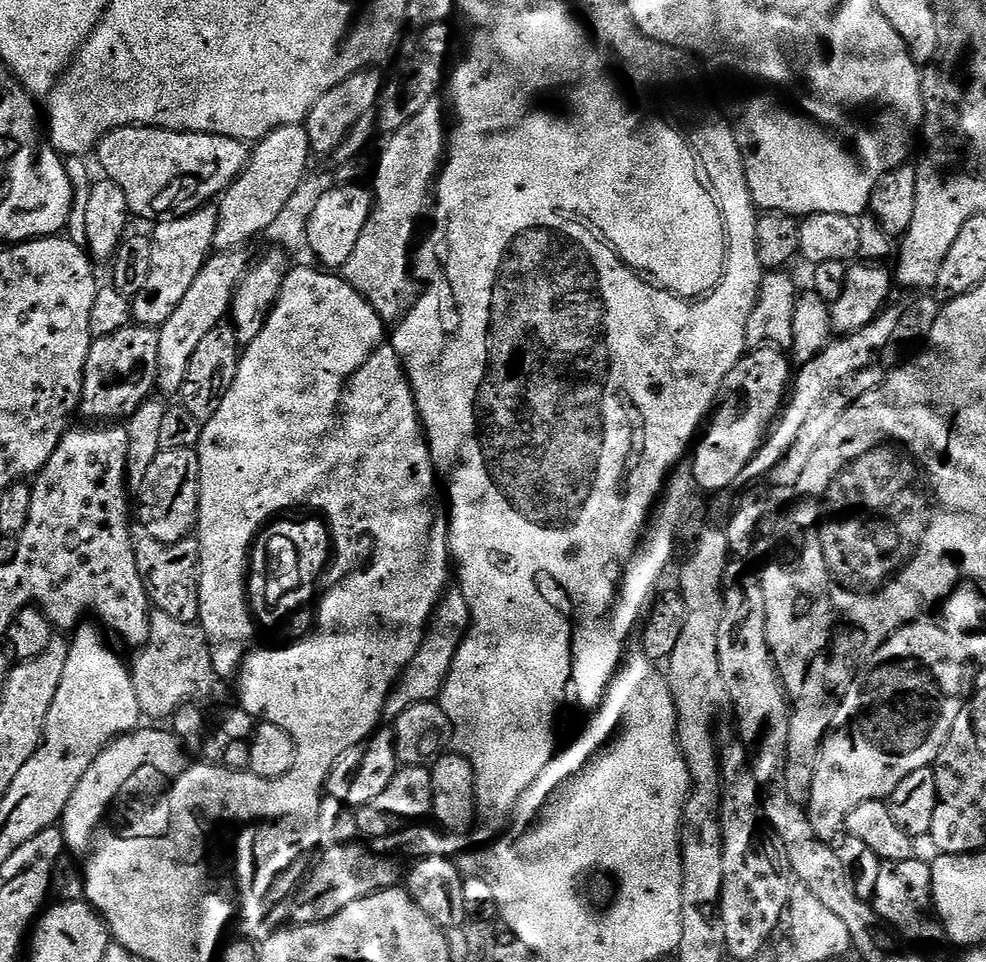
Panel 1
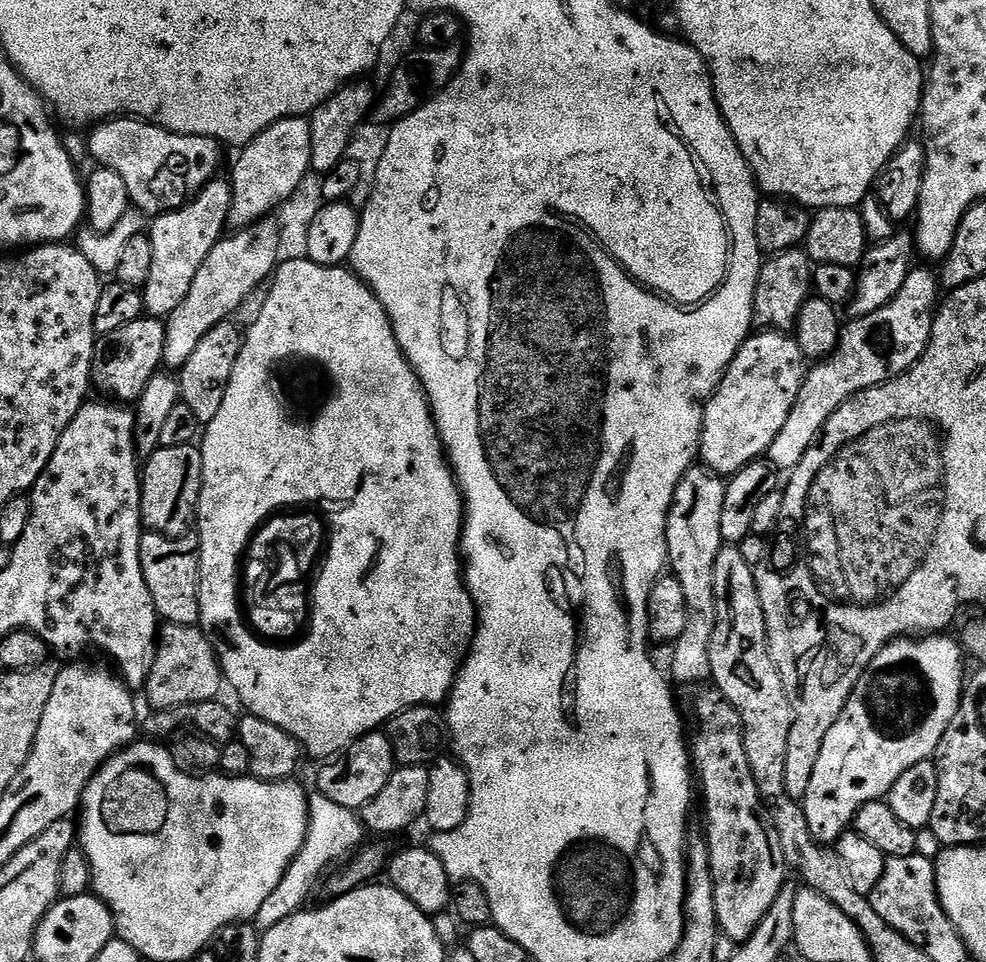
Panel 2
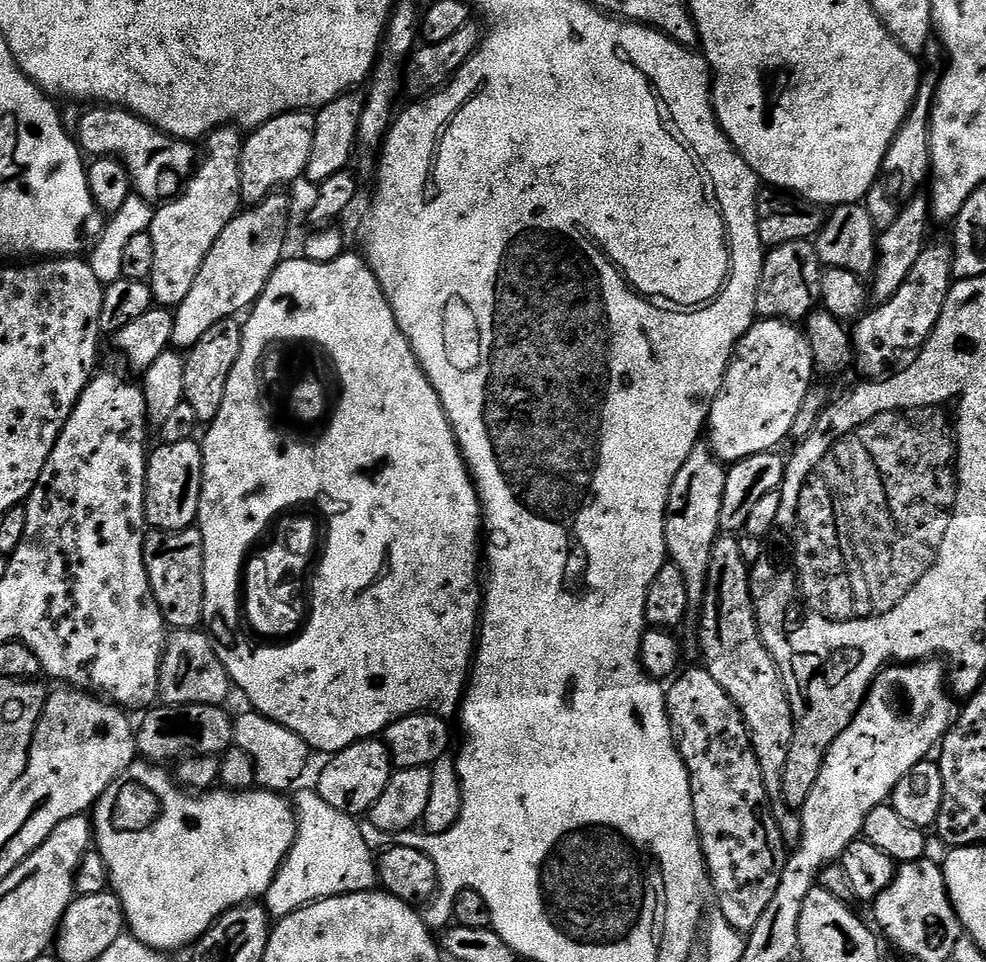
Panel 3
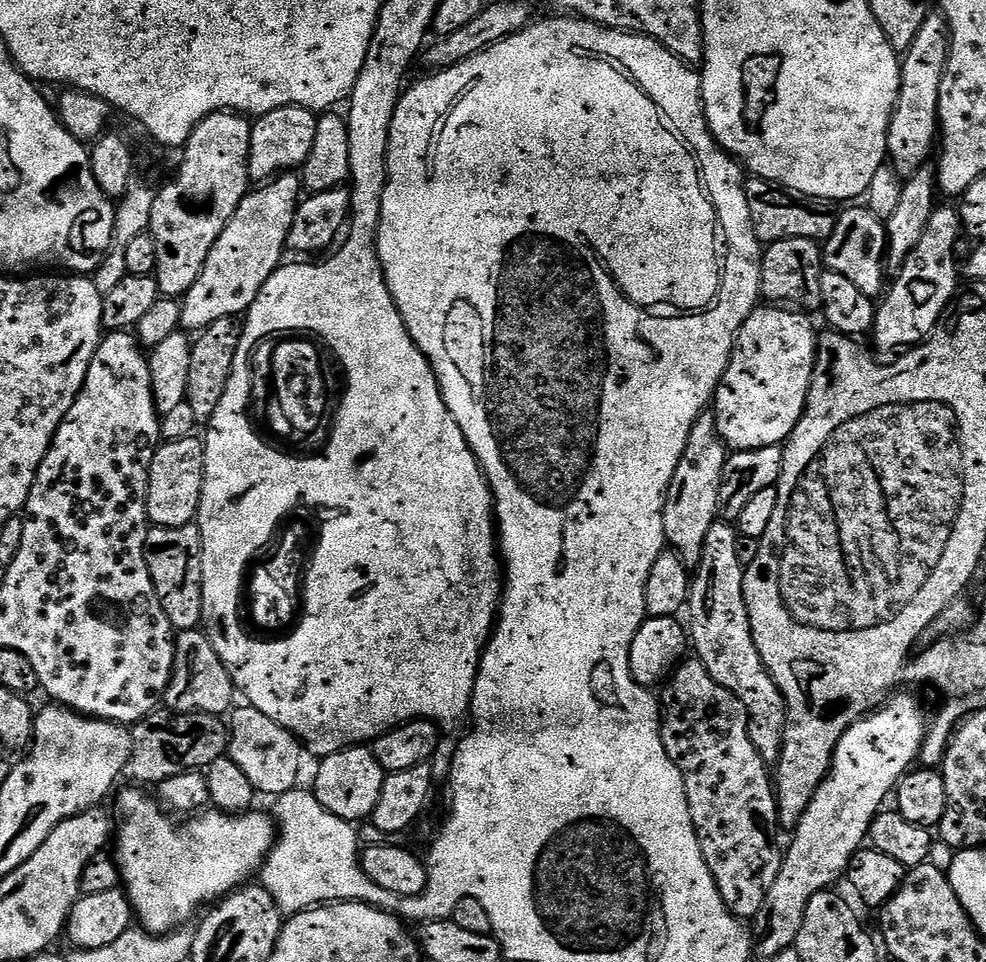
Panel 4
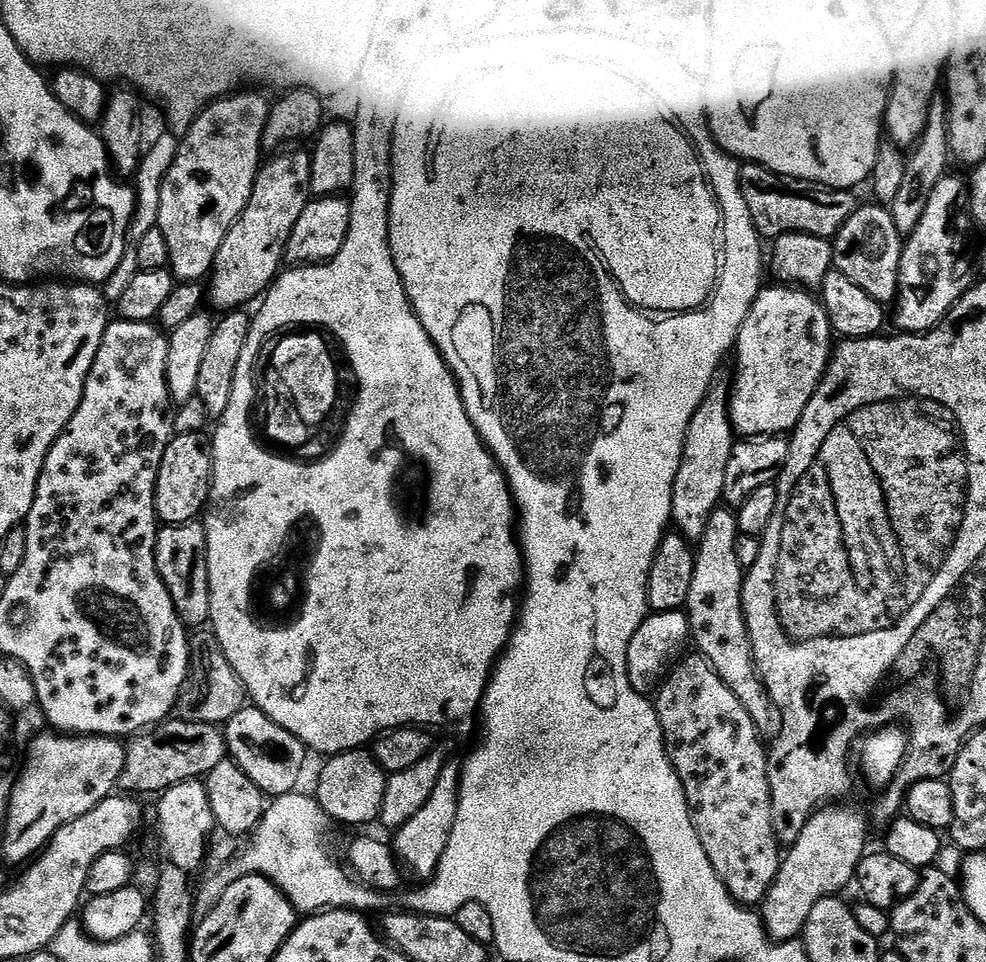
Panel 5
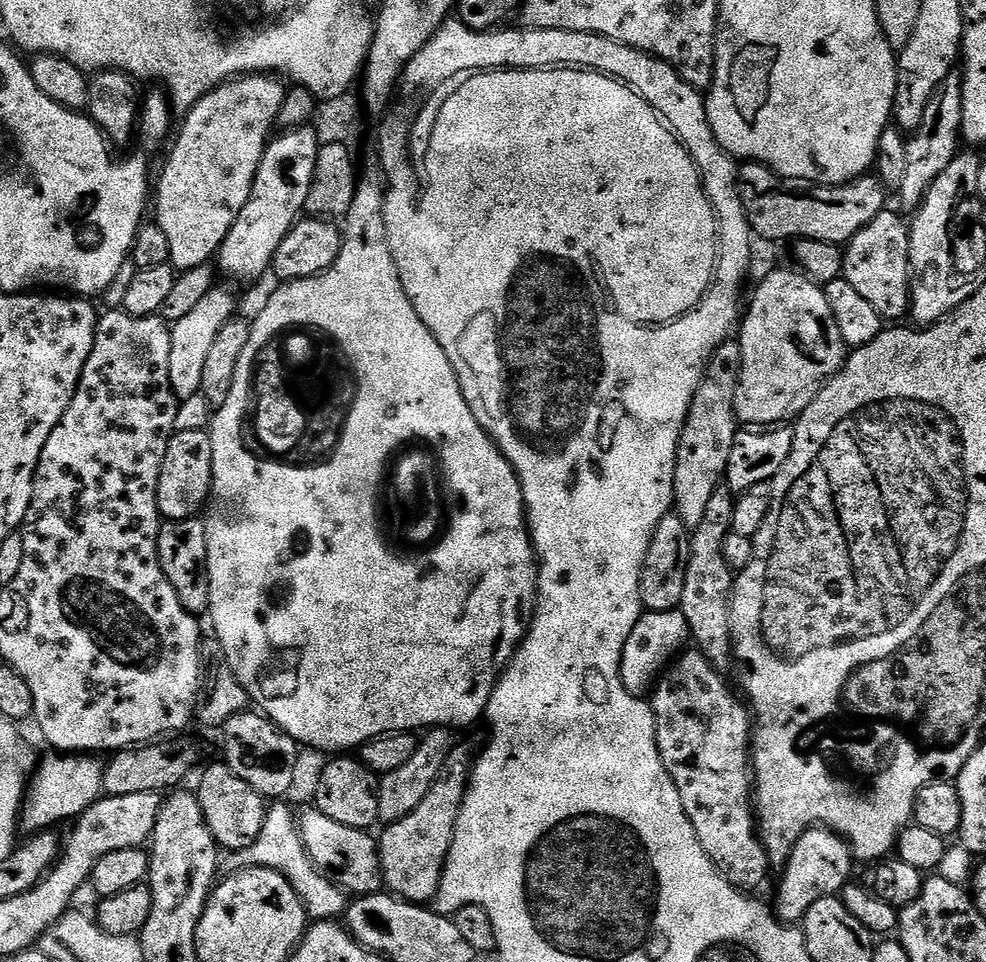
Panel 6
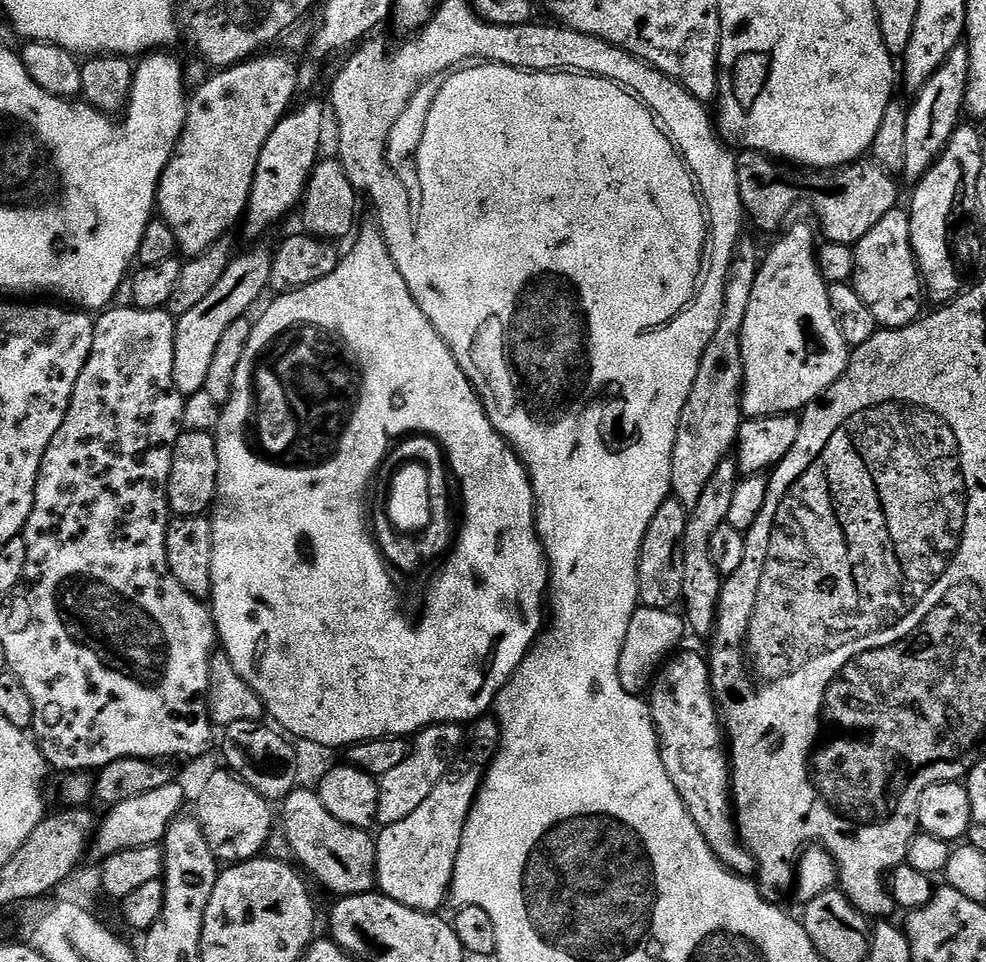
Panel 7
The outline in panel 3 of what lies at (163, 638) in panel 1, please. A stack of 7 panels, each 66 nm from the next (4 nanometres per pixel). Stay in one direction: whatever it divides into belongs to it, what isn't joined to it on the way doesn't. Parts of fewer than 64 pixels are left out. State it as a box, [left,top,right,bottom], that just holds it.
[159,630,230,705]

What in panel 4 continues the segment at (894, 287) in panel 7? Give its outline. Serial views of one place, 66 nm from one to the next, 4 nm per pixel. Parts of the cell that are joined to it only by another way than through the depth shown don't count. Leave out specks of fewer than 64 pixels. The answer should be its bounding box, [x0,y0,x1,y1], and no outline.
[822,206,888,298]

